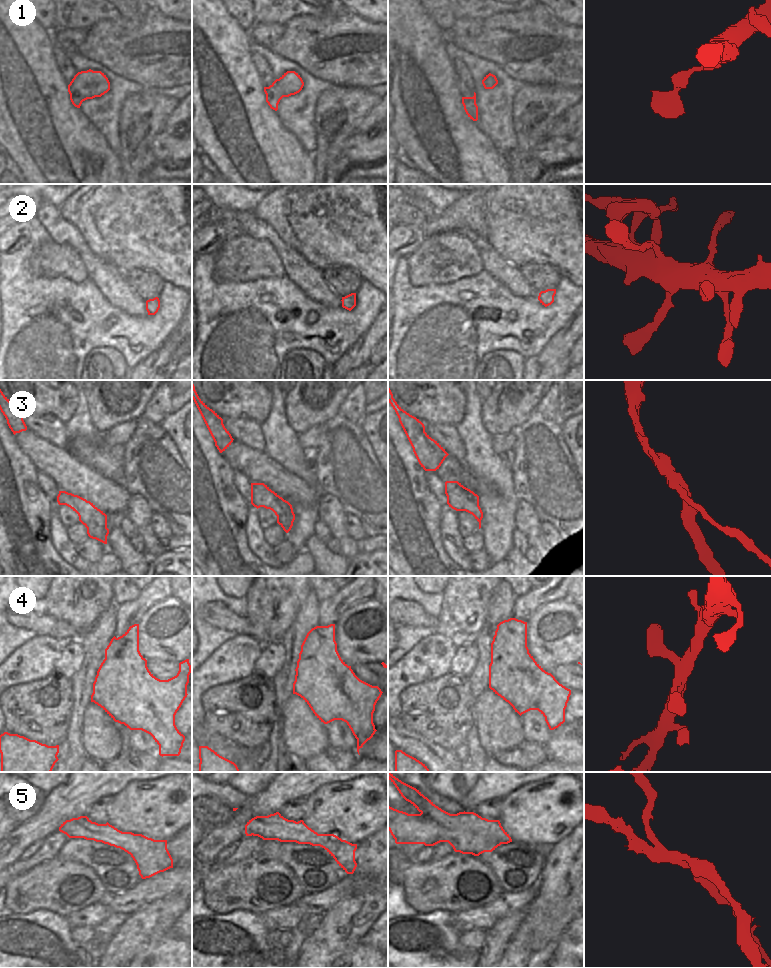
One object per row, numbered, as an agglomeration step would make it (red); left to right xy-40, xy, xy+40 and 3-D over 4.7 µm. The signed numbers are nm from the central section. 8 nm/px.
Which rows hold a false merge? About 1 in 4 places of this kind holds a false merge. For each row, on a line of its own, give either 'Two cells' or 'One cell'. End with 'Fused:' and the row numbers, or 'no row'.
1: One cell
2: One cell
3: Two cells
4: One cell
5: Two cells
Fused: 3, 5.

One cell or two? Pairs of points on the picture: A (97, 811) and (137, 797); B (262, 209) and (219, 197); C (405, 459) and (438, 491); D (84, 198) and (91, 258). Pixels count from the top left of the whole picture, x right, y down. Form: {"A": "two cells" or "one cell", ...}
{"A": "two cells", "B": "two cells", "C": "two cells", "D": "two cells"}

